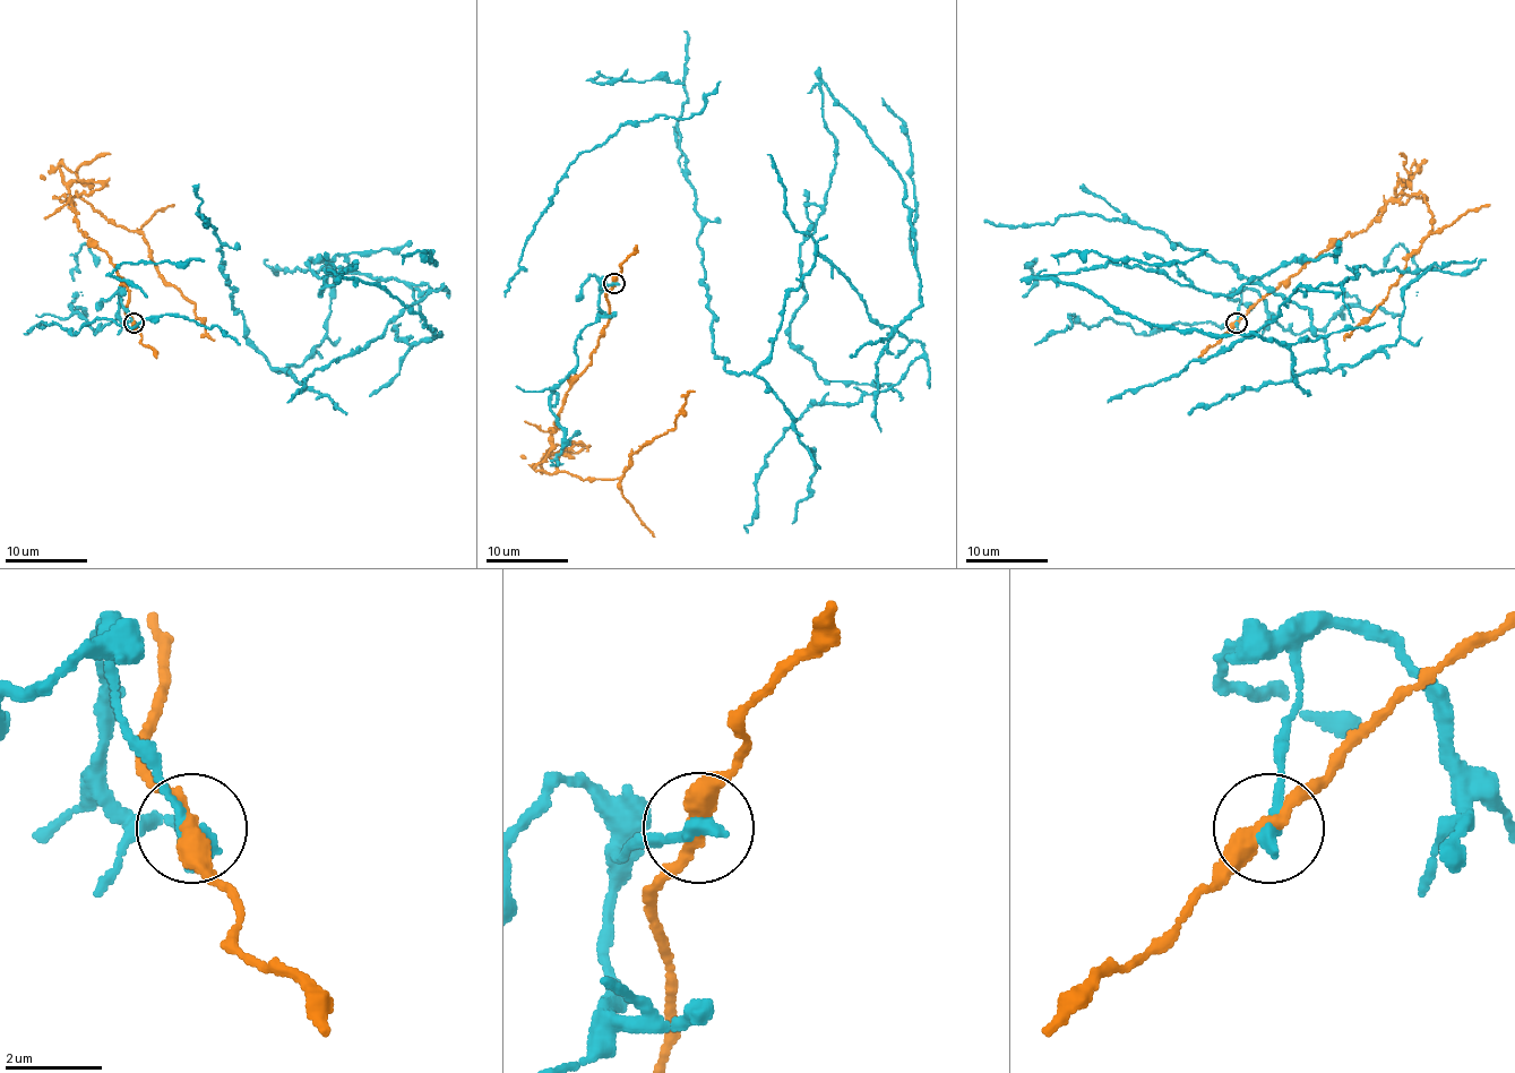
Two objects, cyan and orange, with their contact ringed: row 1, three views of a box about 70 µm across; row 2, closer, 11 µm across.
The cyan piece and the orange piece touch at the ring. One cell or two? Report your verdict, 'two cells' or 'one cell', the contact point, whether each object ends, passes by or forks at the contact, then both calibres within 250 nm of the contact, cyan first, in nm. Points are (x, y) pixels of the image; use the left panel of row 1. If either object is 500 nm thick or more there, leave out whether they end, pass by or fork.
two cells; at (134, 323); cyan ends there; orange passes by; 360 nm thick on the cyan side, 360 nm on the other

